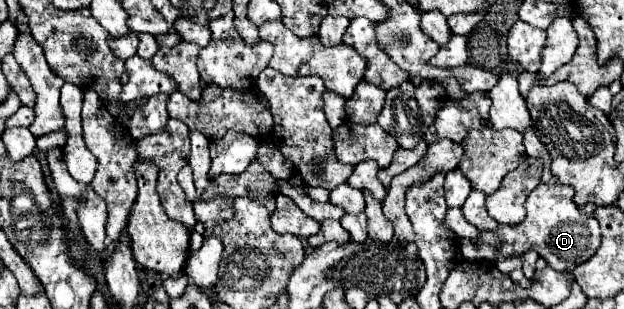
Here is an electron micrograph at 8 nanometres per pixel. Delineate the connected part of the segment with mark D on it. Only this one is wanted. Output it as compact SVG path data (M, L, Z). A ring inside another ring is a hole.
M540 184L526 198L526 218L516 226L502 226L498 234L480 234L478 244L474 248L472 242L462 240L460 254L464 260L488 260L490 262L490 246L500 246L502 254L524 254L526 250L536 250L554 270L572 270L578 264L586 262L594 256L600 246L600 228L592 216L582 214L574 200L572 186L564 184Z

